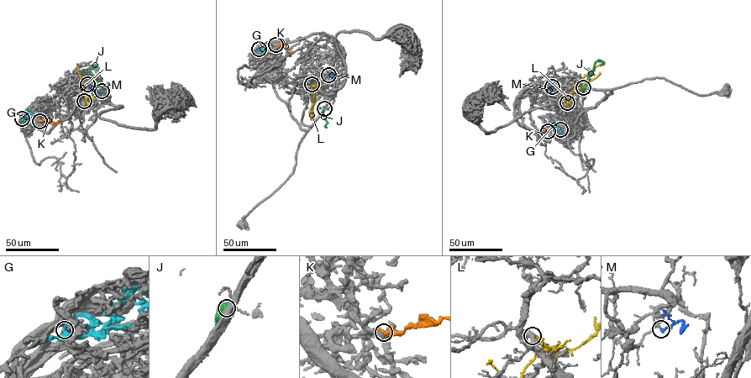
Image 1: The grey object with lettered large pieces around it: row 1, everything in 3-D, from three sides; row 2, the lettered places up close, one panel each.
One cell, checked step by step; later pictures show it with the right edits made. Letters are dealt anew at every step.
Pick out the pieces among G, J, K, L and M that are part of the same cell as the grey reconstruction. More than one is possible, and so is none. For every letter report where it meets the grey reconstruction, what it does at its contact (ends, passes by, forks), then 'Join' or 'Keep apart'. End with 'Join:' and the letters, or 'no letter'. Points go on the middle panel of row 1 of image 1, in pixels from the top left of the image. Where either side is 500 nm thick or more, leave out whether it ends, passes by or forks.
G: Touches grey at (259, 49). It ends there. Join
J: Touches grey at (324, 108). Keep apart
K: Touches grey at (275, 44). Keep apart
L: Touches grey at (312, 84). It ends there. Keep apart
M: Touches grey at (328, 75). It ends there. Keep apart
Join: G

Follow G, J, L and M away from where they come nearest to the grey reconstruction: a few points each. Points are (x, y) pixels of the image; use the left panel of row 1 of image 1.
G: (22, 118), (27, 114), (26, 108)
J: (102, 91), (90, 68), (96, 65), (97, 70)
L: (84, 101), (76, 63)
M: (87, 84), (100, 93)

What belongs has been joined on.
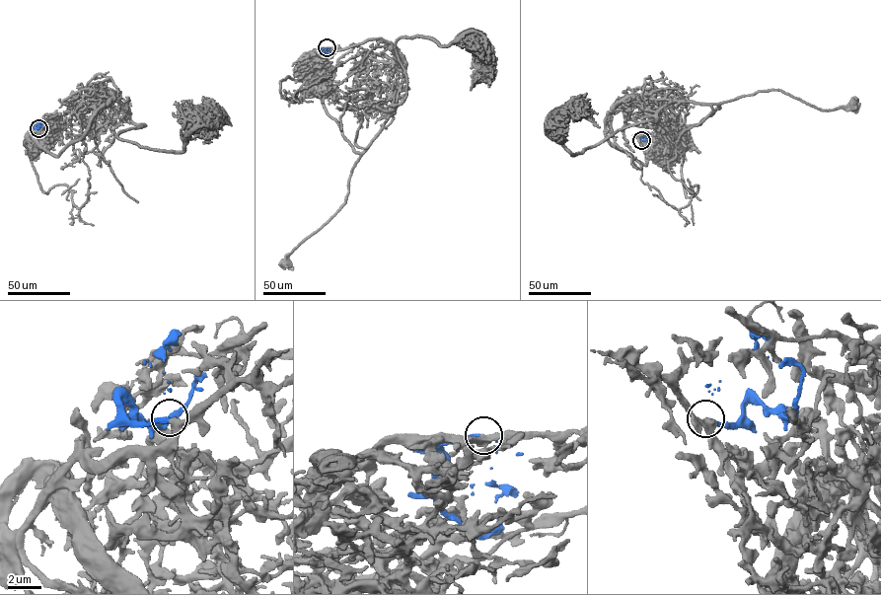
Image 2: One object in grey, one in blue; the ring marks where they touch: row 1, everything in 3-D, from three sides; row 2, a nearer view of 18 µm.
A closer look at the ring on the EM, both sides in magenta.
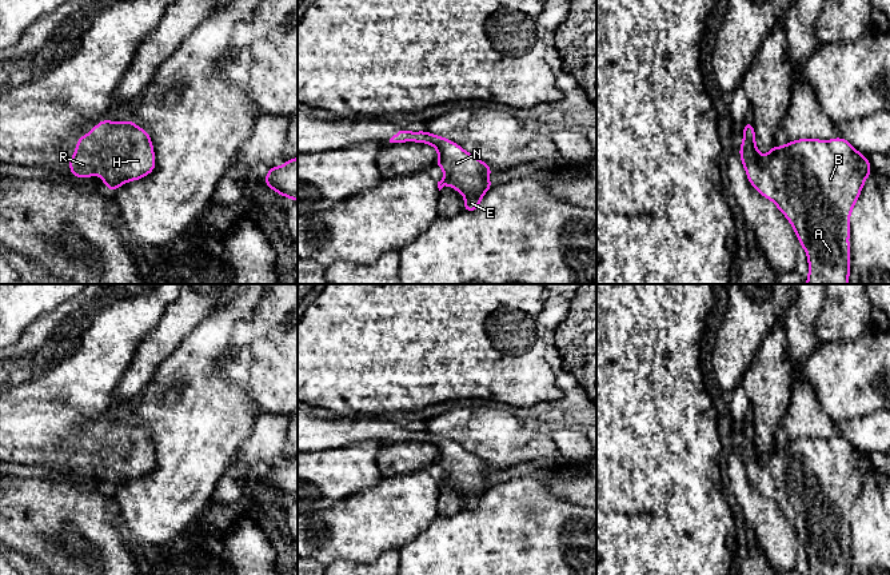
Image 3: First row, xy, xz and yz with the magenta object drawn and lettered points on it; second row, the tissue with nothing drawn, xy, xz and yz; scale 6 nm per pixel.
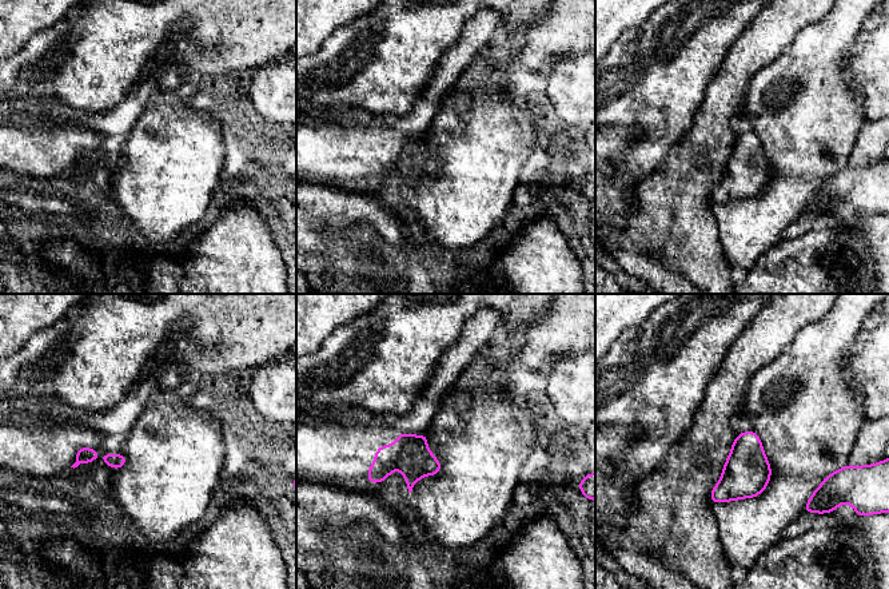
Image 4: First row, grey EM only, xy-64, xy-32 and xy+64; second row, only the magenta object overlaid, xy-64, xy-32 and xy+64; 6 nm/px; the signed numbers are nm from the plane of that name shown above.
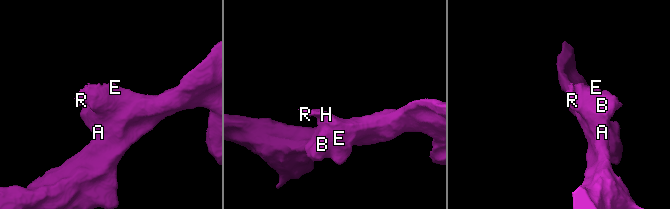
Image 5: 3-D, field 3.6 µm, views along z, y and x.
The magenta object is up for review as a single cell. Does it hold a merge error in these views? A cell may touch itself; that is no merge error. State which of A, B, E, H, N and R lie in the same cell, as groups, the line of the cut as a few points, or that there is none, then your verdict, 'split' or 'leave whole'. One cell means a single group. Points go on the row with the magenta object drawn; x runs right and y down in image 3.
groups A B E H N R; cut none; leave whole

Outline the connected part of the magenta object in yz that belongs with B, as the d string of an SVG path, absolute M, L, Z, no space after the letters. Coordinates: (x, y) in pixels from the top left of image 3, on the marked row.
M751 120L743 124L739 155L747 180L787 217L809 259L806 284L849 284L849 219L866 177L873 172L861 155L842 136L833 140L799 139L782 148L773 144L766 159L757 149Z

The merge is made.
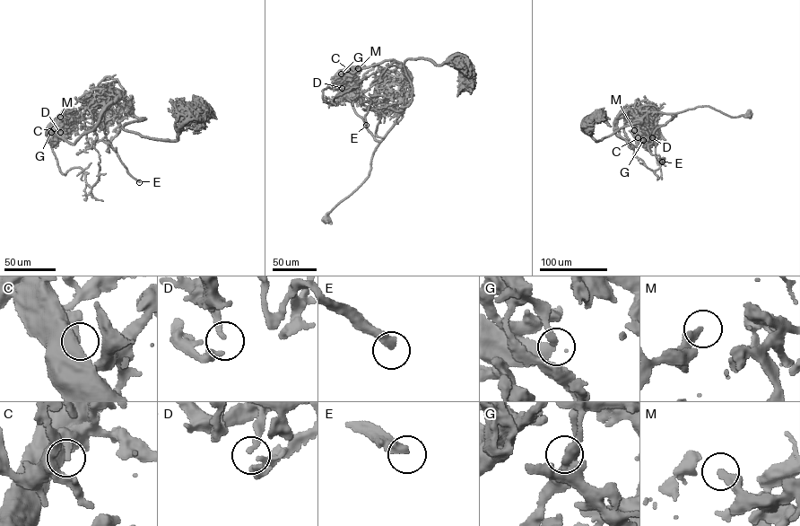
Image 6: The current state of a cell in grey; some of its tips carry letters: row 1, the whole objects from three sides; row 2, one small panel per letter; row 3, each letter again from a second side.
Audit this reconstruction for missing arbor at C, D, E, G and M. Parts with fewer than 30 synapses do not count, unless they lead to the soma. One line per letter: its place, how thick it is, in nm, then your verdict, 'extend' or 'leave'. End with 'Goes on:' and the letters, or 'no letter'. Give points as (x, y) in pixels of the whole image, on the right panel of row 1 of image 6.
C: (638, 137) | 300 nm | leave
D: (652, 137) | 200 nm | extend
E: (662, 162) | 380 nm | extend
G: (643, 140) | 240 nm | leave
M: (634, 130) | 260 nm | extend
Goes on: D, E, M

